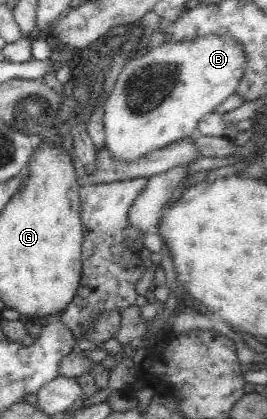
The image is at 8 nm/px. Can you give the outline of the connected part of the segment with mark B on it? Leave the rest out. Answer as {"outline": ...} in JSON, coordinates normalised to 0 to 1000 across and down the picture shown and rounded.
{"outline":[[[772,84],[712,103],[625,100],[517,141],[491,138],[464,155],[390,251],[390,348],[416,375],[479,389],[506,387],[569,370],[569,360],[715,327],[764,274],[801,267],[820,246],[876,222],[925,155],[921,136],[914,112],[876,93]]]}

